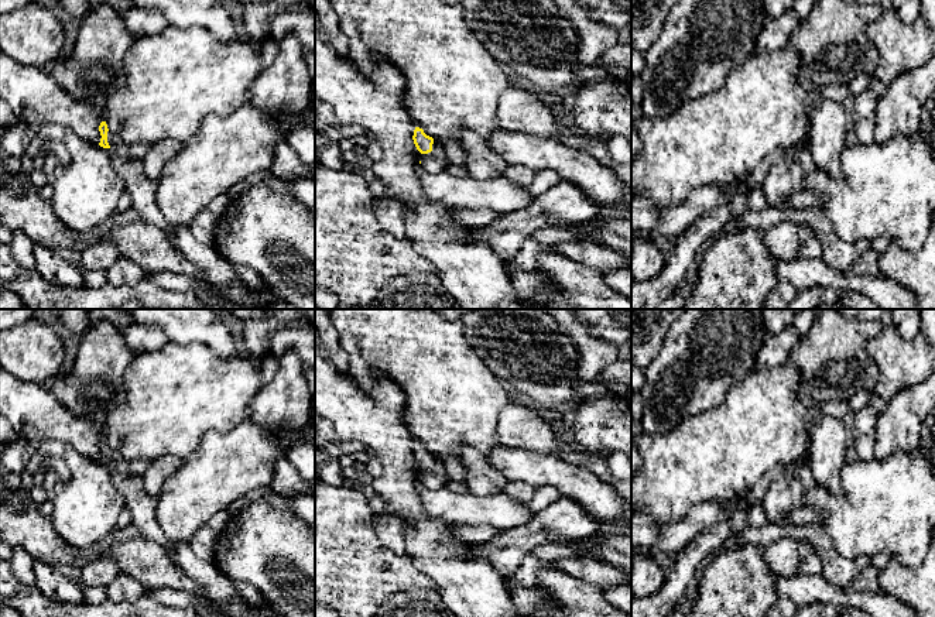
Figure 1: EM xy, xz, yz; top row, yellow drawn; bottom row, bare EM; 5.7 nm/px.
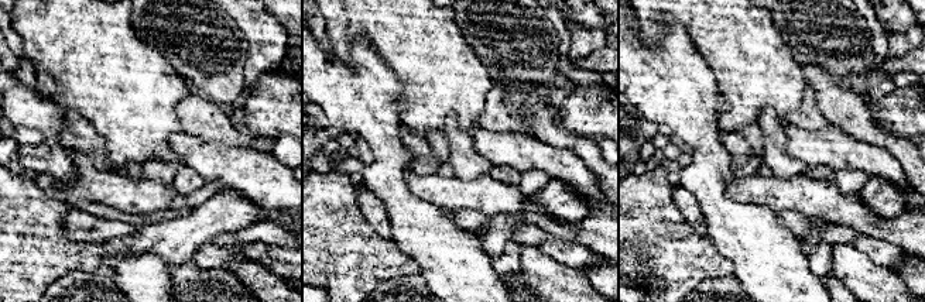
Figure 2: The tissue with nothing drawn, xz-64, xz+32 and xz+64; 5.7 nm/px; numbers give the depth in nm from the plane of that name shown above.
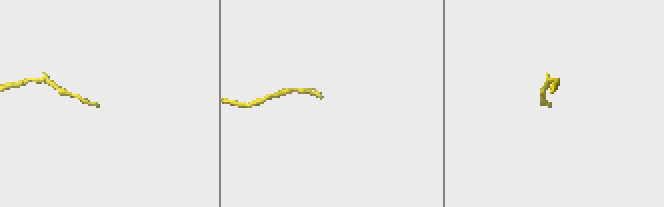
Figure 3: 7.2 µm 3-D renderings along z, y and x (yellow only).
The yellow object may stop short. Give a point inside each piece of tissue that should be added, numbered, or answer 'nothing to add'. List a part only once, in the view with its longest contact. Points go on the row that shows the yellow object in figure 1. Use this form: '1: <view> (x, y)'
1: xz (435, 161)

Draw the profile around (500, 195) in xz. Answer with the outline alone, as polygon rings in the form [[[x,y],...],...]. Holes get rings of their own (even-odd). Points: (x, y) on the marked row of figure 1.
[[[421,164],[417,165],[425,196],[436,203],[453,209],[492,209],[500,216],[530,208],[534,198],[528,188],[521,188],[507,178],[475,179],[455,176],[446,171],[429,174]]]

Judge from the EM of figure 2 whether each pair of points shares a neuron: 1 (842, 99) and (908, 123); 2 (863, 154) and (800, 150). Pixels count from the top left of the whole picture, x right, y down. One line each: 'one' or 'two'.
1: two
2: one

